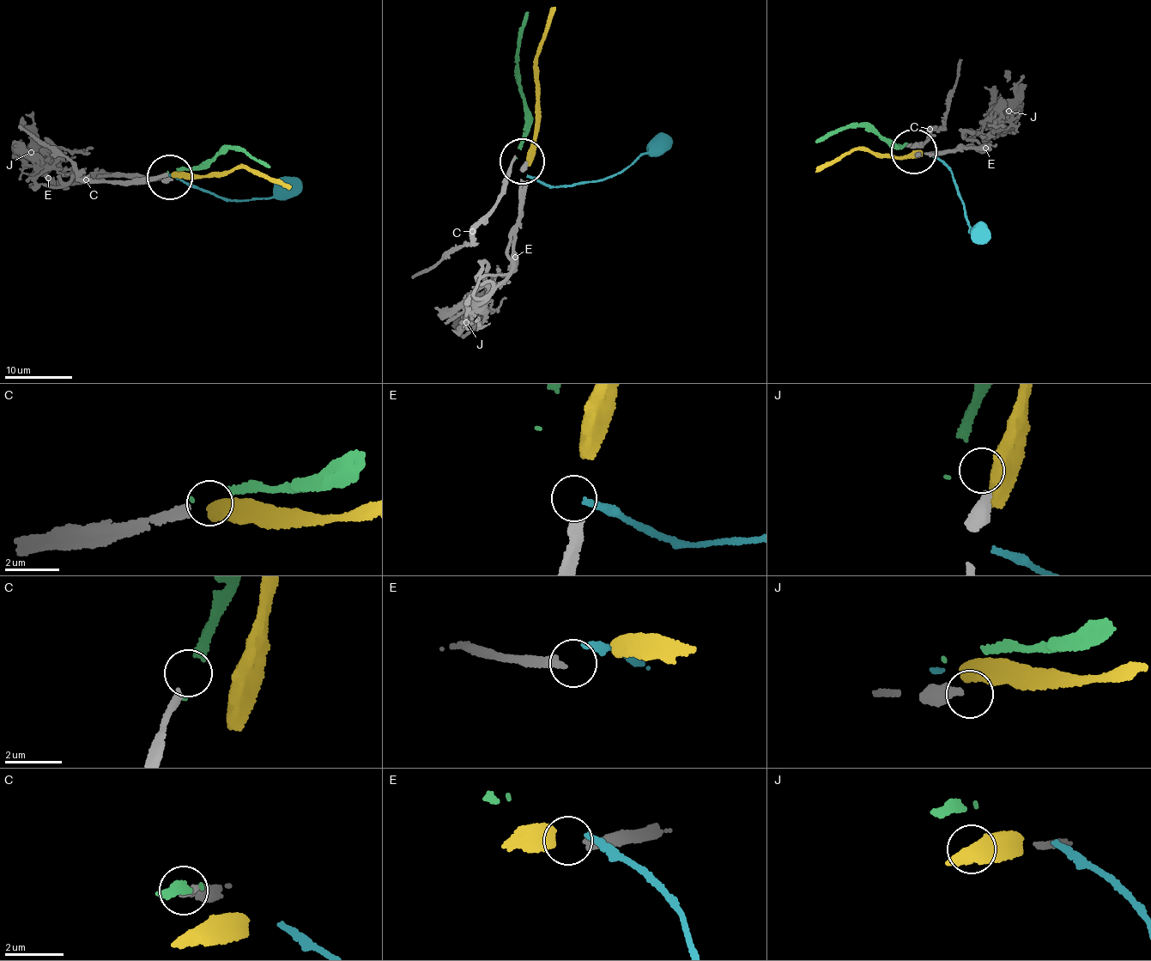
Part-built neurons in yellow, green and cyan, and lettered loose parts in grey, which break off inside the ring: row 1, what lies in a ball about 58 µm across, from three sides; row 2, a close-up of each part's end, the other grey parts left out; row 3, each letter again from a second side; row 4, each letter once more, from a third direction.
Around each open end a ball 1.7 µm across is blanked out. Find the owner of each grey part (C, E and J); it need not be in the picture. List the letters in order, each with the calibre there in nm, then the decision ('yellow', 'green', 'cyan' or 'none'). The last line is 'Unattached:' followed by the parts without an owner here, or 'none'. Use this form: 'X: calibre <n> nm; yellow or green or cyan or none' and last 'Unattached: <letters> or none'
C: calibre 280 nm; none
E: calibre 360 nm; none
J: calibre 440 nm; none
Unattached: C, E, J

